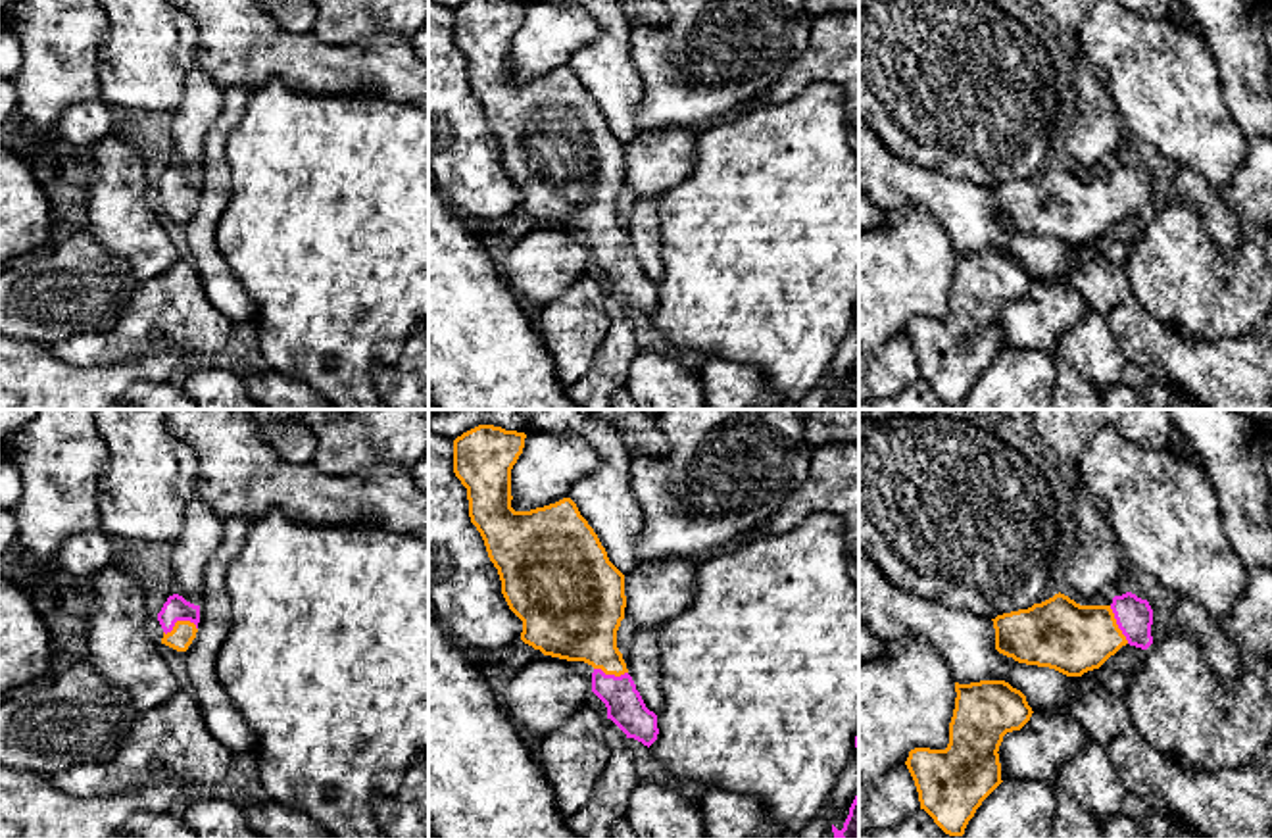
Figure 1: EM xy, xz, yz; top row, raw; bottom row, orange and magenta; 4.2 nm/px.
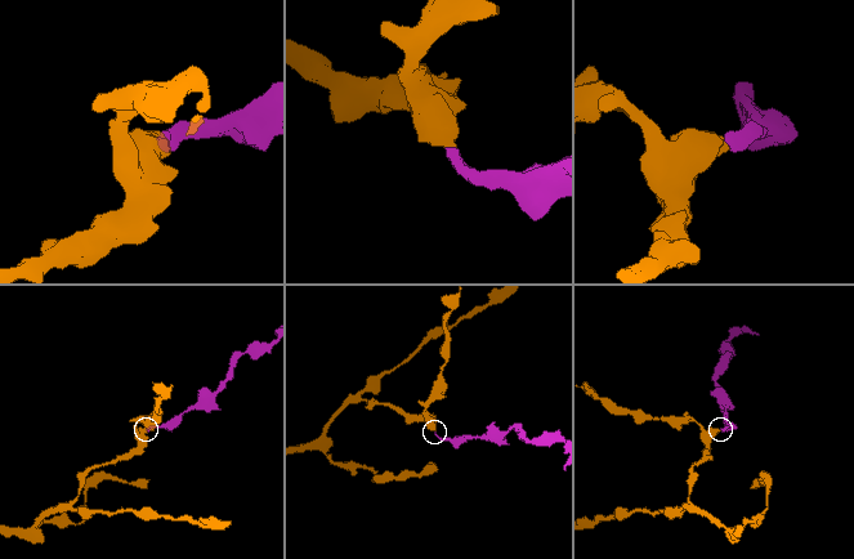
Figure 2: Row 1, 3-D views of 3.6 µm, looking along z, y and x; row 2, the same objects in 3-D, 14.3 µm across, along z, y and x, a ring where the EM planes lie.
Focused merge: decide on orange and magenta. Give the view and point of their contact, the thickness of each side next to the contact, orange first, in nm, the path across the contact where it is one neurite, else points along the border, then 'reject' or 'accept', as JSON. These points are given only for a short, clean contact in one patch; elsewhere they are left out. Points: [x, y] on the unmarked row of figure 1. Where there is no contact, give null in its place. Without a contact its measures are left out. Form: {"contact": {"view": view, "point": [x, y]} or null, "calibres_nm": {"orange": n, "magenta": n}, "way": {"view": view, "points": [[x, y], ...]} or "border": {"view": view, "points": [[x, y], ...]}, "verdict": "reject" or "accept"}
{"contact": {"view": "xy", "point": [179, 191]}, "calibres_nm": {"orange": 100, "magenta": 100}, "way": {"view": "xy", "points": [[183, 202], [179, 191], [175, 177]]}, "verdict": "accept"}

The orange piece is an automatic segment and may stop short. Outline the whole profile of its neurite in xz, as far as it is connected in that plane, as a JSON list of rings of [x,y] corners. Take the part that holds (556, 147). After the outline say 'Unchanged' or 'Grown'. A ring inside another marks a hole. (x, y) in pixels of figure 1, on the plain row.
[[[467,0],[453,10],[453,42],[467,58],[471,92],[480,102],[488,127],[498,138],[509,179],[523,190],[521,210],[544,225],[592,234],[592,261],[605,273],[607,288],[626,308],[649,317],[659,304],[657,284],[646,277],[617,217],[617,200],[626,177],[624,144],[609,131],[598,104],[571,67],[530,81],[511,77],[511,38],[523,23],[525,8],[526,4],[517,0]]]. Grown

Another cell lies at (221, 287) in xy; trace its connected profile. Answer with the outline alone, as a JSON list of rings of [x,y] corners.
[[[242,86],[223,90],[223,110],[204,144],[198,202],[184,221],[190,258],[198,269],[204,292],[234,327],[256,325],[257,309],[219,254],[215,231],[231,200],[232,177],[227,160],[227,138],[240,123],[250,92]]]

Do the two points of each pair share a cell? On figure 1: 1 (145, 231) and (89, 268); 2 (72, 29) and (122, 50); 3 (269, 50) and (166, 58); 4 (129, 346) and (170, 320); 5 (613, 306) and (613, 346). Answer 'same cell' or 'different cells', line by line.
1: different cells
2: different cells
3: different cells
4: same cell
5: same cell

